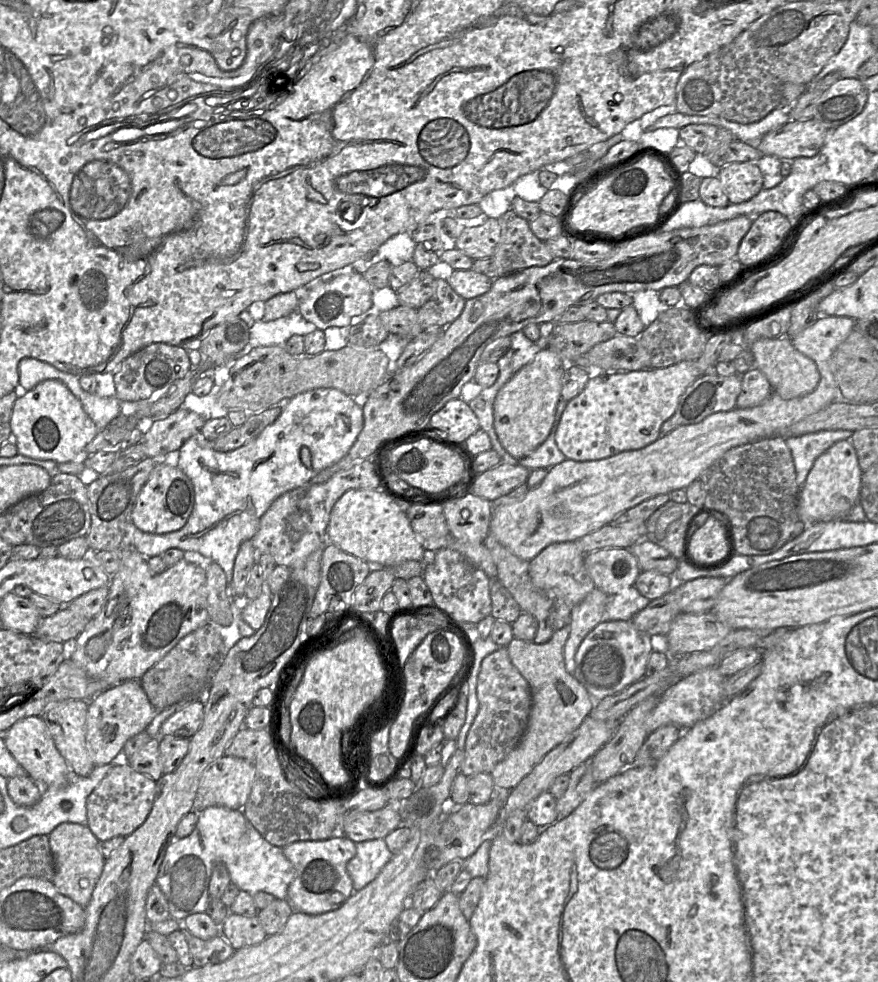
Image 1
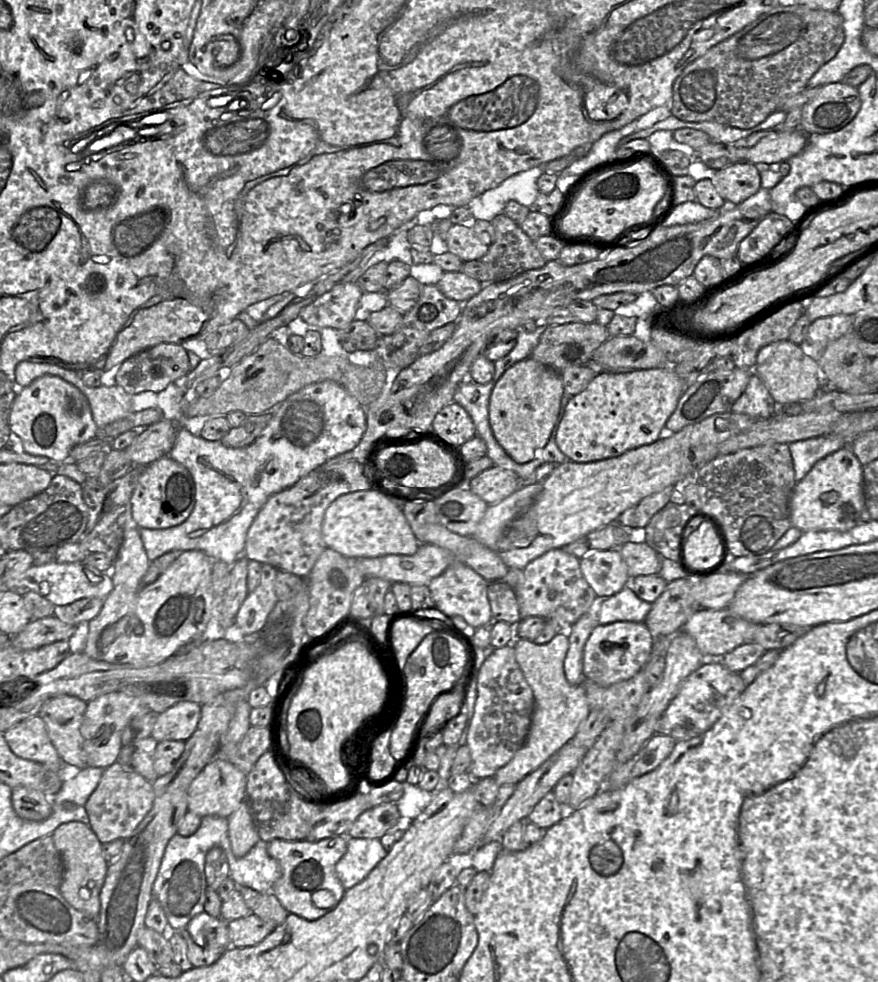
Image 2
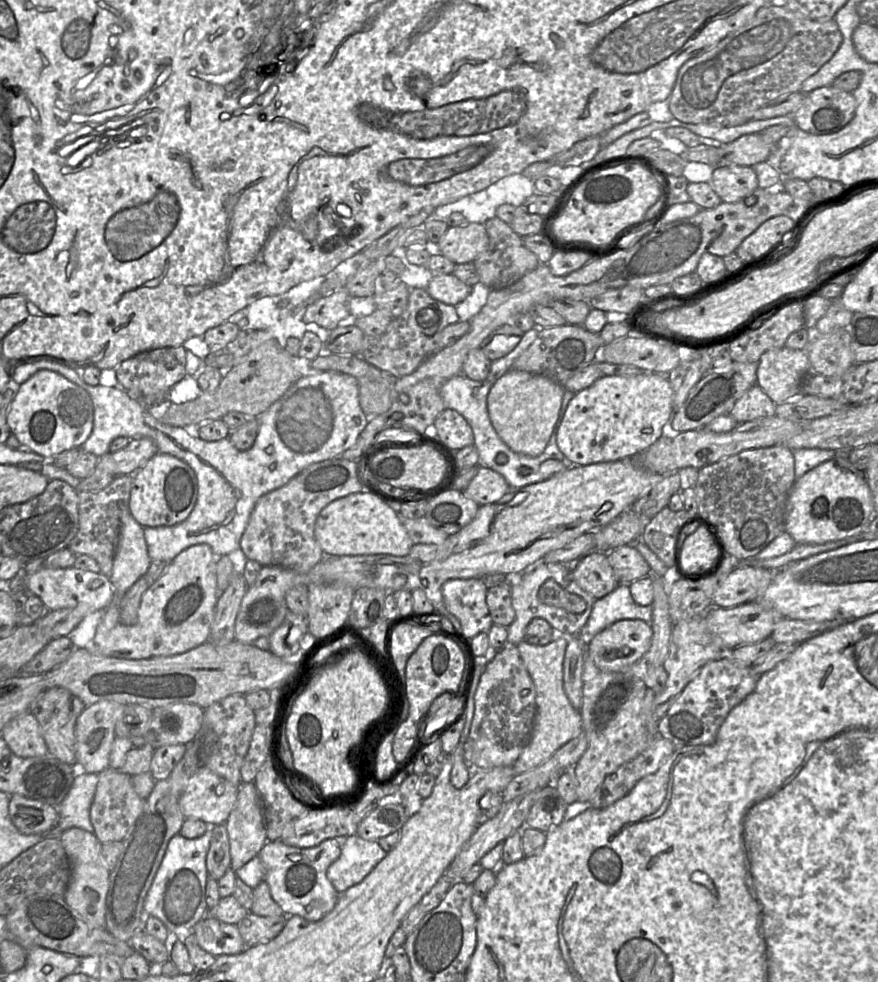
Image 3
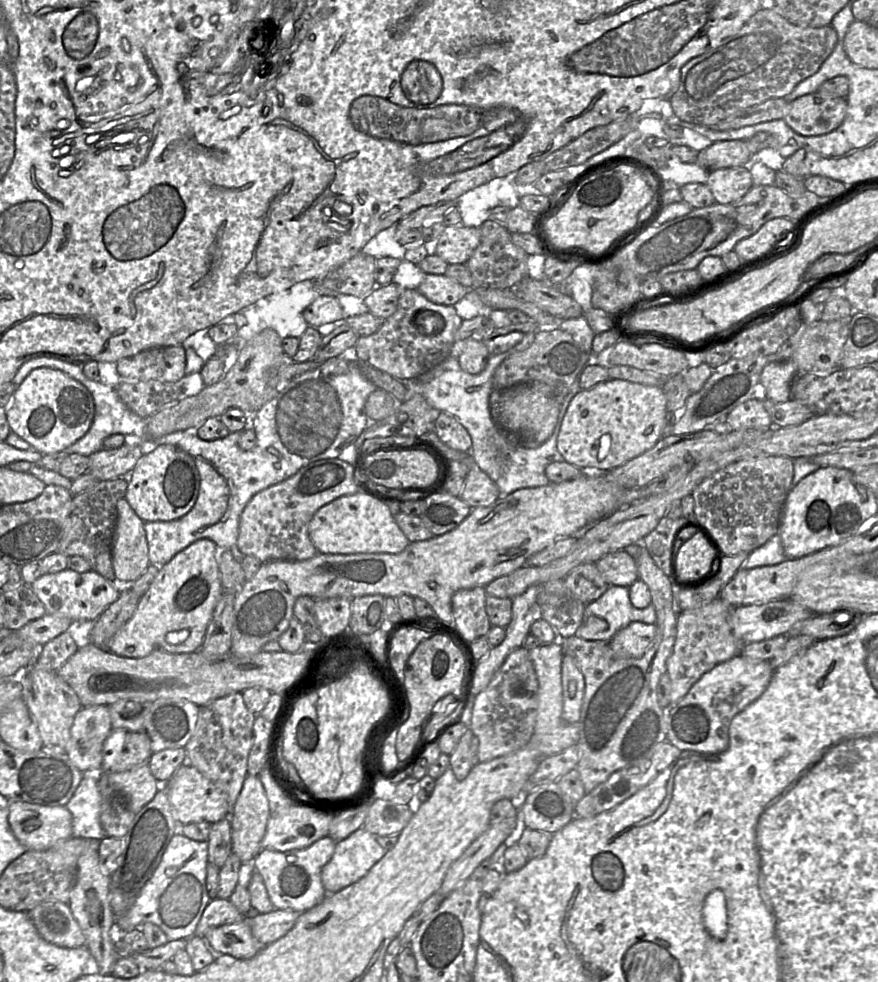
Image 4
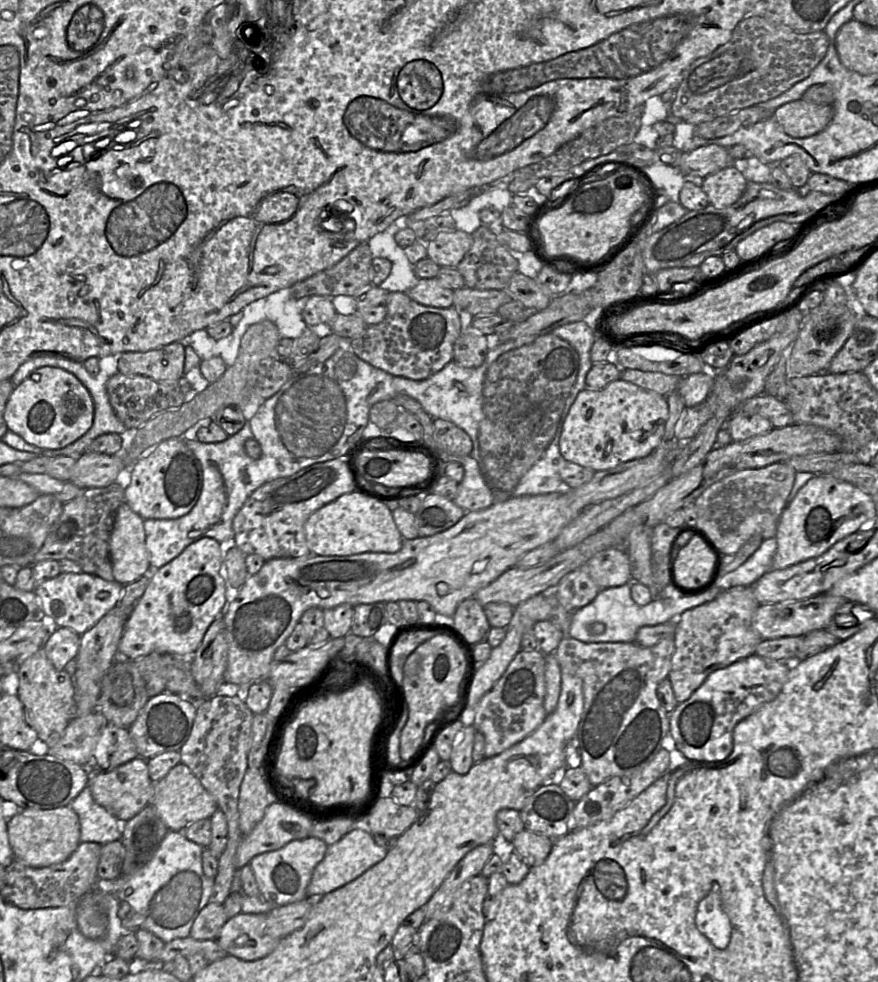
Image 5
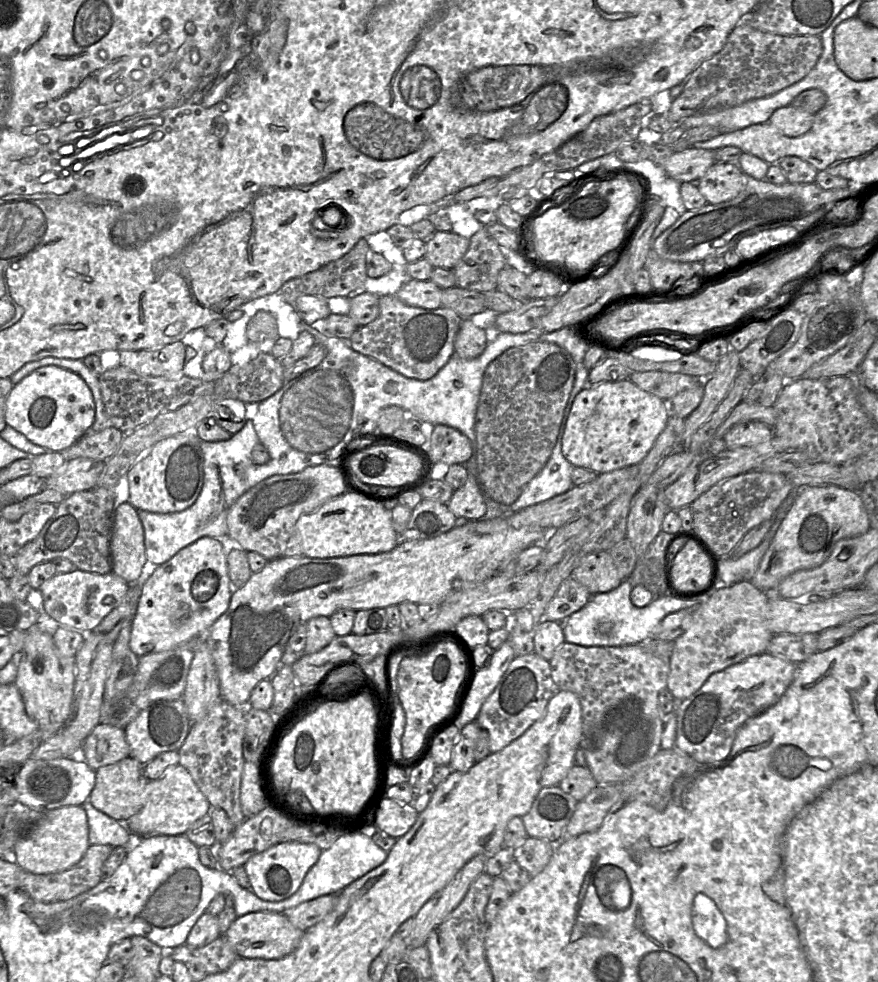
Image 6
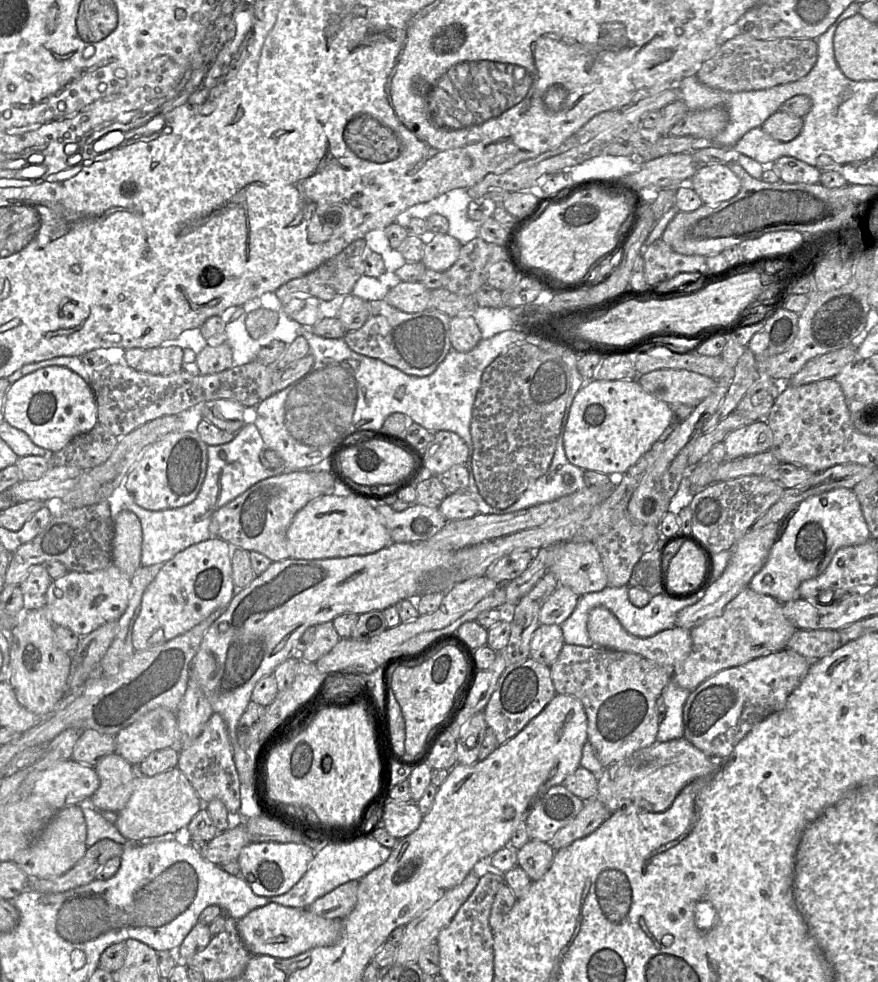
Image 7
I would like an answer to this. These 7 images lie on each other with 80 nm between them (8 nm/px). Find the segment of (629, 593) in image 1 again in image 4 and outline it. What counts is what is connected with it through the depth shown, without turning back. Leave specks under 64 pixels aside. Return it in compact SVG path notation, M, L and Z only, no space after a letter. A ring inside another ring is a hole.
M610 586L597 600L585 607L583 622L576 631L576 636L589 641L609 642L613 636L631 622L645 624L656 623L656 612L652 604L646 608L636 608L630 600L629 588ZM589 617L597 617L607 622L603 632L590 629Z

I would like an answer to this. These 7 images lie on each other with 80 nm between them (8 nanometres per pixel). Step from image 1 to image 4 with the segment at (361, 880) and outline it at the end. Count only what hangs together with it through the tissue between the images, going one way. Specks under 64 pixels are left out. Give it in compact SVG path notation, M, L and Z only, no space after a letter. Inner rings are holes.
M359 828L347 838L336 841L335 850L331 859L321 871L322 884L326 893L336 893L345 887L357 882L386 854L386 850L376 841L375 835Z

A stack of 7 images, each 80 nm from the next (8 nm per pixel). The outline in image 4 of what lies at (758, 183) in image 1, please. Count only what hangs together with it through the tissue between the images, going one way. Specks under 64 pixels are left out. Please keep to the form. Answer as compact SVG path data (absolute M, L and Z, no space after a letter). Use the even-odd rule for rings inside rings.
M749 165L712 170L706 183L718 204L741 199L754 185Z

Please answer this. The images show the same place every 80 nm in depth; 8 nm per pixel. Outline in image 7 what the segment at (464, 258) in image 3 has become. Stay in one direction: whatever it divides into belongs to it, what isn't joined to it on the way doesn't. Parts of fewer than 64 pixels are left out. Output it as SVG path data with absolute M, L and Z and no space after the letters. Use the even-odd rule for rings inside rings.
M430 234L426 239L422 263L427 269L444 273L459 258L462 244L445 234Z

